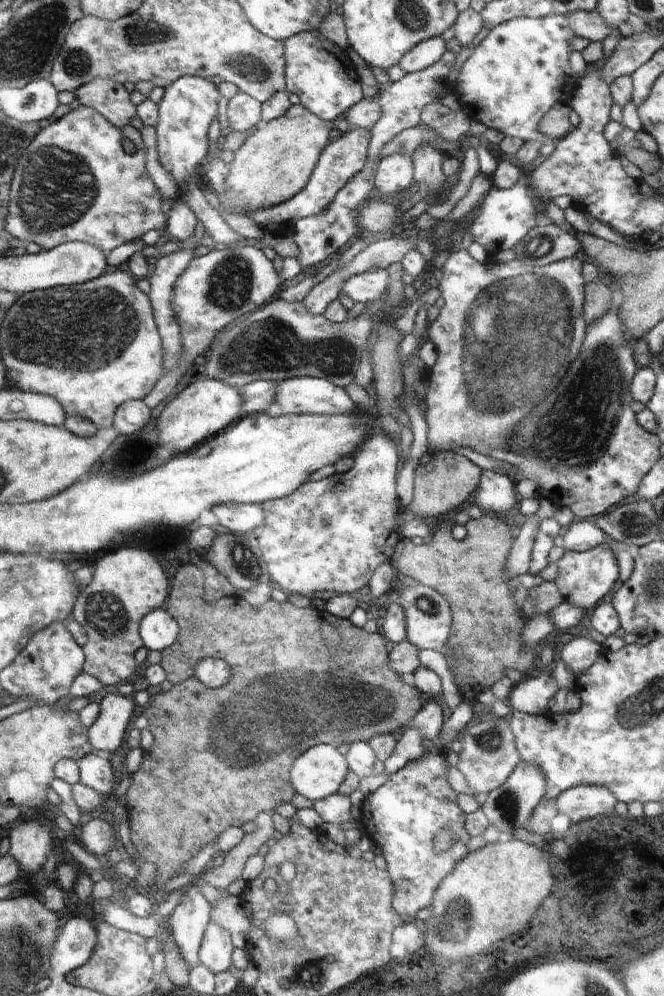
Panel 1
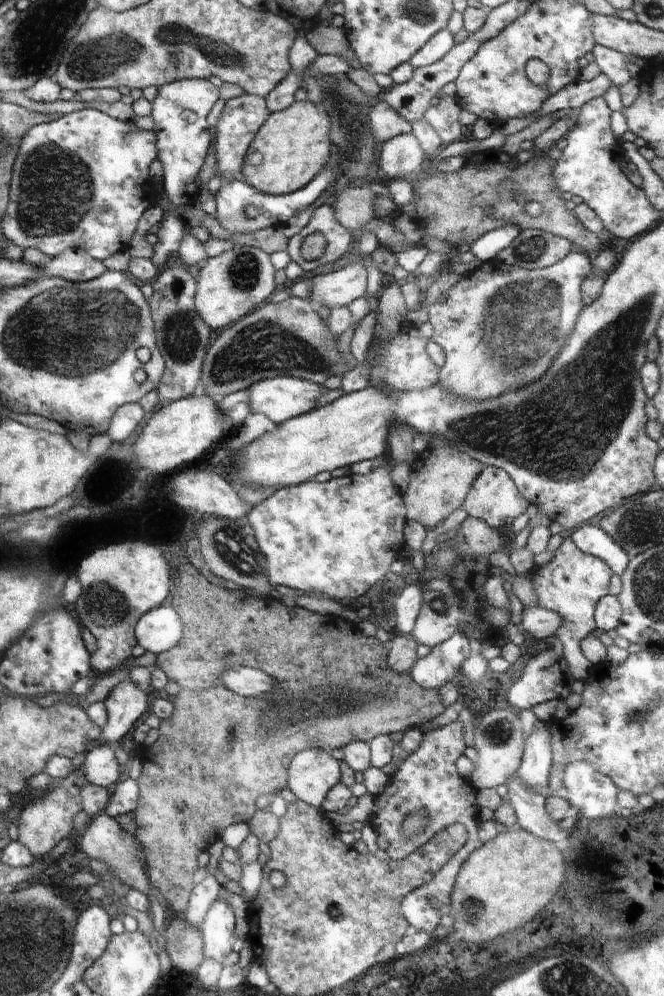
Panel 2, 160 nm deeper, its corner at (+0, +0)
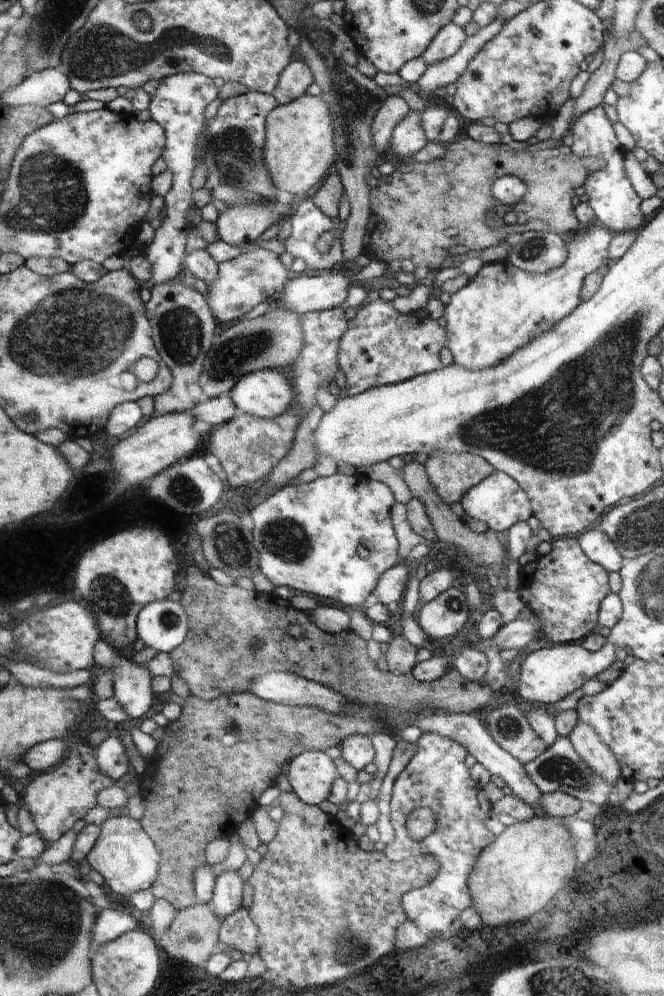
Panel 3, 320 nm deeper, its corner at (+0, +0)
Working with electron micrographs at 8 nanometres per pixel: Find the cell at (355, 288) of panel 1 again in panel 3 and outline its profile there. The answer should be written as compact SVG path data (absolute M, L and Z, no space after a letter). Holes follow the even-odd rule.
M339 269L326 271L316 276L309 272L294 275L286 286L281 301L274 304L288 306L301 316L305 313L334 310L346 305L348 292L354 282Z

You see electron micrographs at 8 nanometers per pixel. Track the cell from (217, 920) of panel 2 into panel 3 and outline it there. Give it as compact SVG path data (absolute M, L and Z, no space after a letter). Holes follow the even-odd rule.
M222 872L216 878L212 900L209 902L212 912L220 916L222 920L234 914L242 907L244 880L238 876L238 872Z

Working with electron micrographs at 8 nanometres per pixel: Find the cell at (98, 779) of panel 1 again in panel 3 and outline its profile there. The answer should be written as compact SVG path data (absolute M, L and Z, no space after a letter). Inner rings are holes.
M118 737L106 738L96 747L96 750L98 770L102 774L118 781L120 776L124 776L128 772L128 752Z

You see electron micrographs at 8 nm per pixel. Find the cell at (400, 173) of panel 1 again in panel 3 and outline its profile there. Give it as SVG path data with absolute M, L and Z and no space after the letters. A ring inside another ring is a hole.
M410 110L410 114L394 128L390 148L401 160L412 160L412 156L422 150L427 142L424 128L420 124L420 113Z

